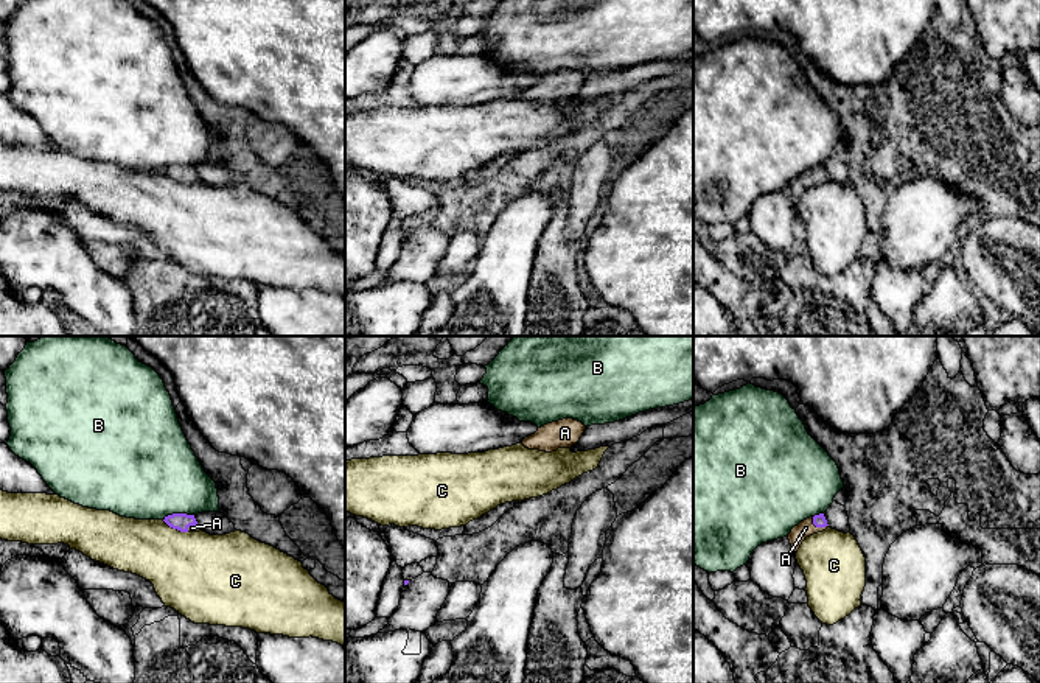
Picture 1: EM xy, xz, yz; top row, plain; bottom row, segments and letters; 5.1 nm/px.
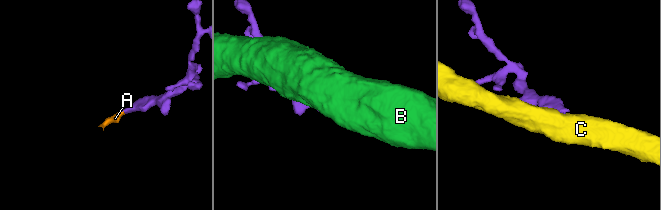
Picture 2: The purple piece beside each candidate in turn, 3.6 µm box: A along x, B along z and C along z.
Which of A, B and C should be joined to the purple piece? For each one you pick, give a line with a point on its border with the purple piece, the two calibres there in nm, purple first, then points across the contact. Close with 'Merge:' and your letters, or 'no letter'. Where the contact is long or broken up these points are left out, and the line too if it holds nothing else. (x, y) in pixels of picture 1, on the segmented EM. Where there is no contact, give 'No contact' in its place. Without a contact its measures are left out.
A: Touches purple at yz (818, 526). Thickness 70 nm (purple) against 90 nm. Path across: yz (820, 520), (818, 526), (806, 528)
Merge: A

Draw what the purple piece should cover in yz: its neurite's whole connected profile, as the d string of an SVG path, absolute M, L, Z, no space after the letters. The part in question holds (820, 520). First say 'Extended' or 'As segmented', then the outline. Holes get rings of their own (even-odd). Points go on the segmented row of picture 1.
Extended. M824 513L810 517L804 521L801 521L797 526L791 529L791 532L787 535L790 540L790 545L794 552L801 548L802 541L818 532L822 532L829 527L827 520Z

